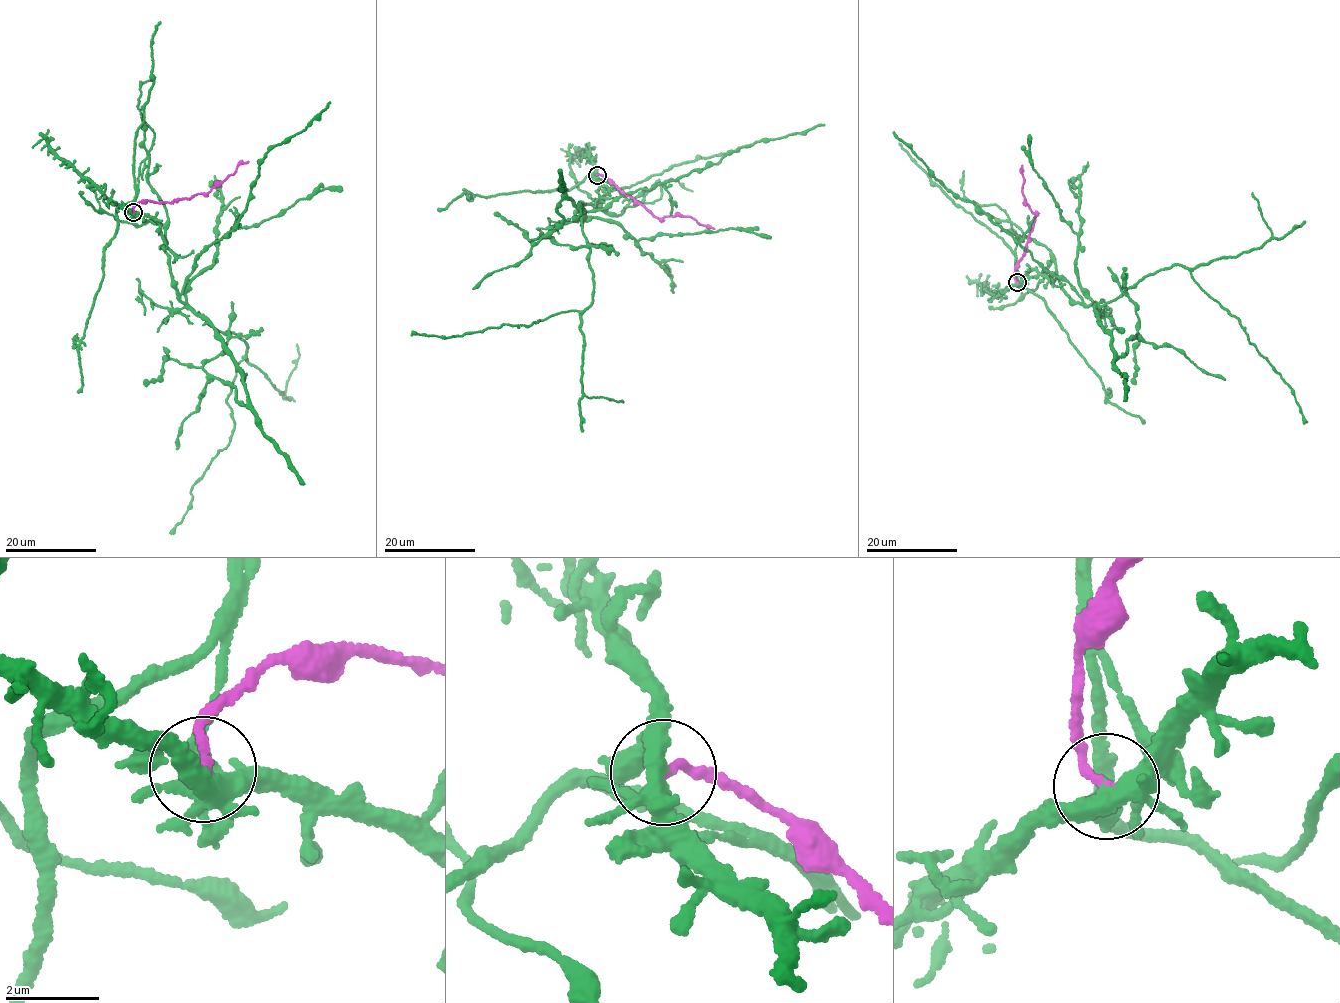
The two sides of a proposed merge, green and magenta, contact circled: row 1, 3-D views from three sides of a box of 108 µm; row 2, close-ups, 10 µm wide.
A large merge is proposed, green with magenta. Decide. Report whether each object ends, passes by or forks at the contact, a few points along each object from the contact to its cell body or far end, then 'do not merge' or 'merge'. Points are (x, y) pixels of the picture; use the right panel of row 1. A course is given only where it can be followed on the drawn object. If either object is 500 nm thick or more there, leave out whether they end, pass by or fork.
green forks | magenta ends | green via (1017, 282), (1030, 271), (1052, 274), (1070, 299), (1100, 306), (1182, 265), (1238, 320), (1304, 423) | magenta via (1017, 282), (1015, 270), (1023, 257), (1035, 215), (1021, 191), (1022, 165) | do not merge

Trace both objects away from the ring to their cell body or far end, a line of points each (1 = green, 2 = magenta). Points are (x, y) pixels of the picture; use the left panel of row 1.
1: (133, 211), (157, 222), (181, 300), (248, 346), (226, 400), (232, 436), (195, 483), (191, 506), (171, 533)
2: (133, 211), (140, 202), (172, 202), (204, 194), (234, 173), (239, 165), (248, 161)

